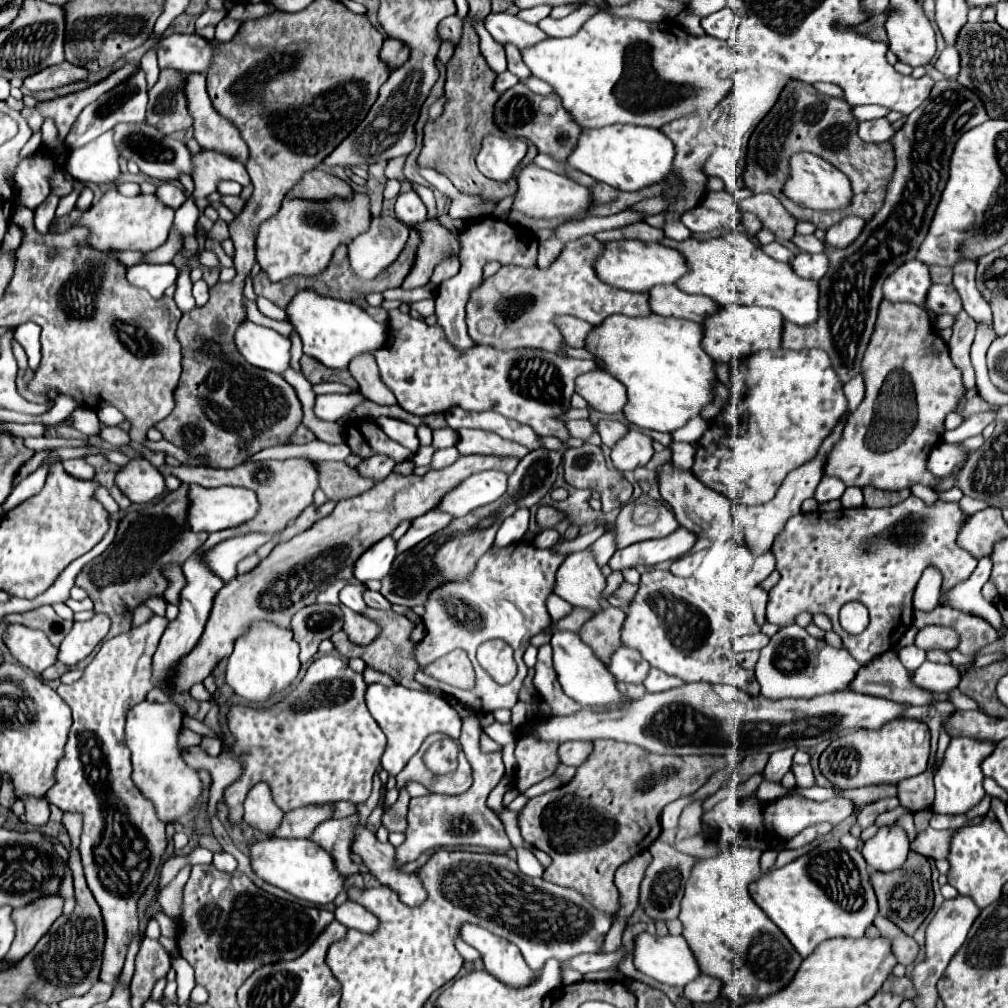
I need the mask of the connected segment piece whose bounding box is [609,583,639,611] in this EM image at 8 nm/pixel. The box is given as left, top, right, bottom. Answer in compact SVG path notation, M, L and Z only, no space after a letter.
M623 583L611 597L609 597L609 603L611 605L615 605L615 607L619 607L619 609L627 609L629 607L629 603L635 599L635 593L637 593L637 585L631 585L631 583Z

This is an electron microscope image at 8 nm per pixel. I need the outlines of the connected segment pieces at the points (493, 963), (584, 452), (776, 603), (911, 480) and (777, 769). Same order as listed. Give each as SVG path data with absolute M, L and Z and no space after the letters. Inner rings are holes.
M463 923L459 931L461 939L481 953L485 969L493 973L499 981L505 981L513 987L529 985L529 981L533 981L535 971L527 967L523 955L511 941L505 941L491 931L471 923Z
M583 443L577 449L565 451L563 463L567 483L575 481L577 489L595 489L601 495L605 511L623 507L631 499L631 483L617 469L607 467L601 447Z
M915 495L893 507L857 507L839 509L837 513L813 511L791 517L771 549L781 579L769 591L767 621L785 627L793 625L799 613L825 613L833 621L833 629L841 635L847 651L861 665L867 665L897 645L903 635L899 629L903 615L907 615L905 631L907 625L911 627L913 591L927 565L941 569L943 591L969 577L977 567L977 559L955 543L961 521L965 519L967 515L961 513L957 503L937 501L933 507L927 507ZM847 601L861 601L869 609L871 623L859 635L847 633L839 623L839 609Z
M881 301L875 331L865 351L861 371L865 373L865 399L857 413L849 417L843 429L841 441L833 447L827 457L825 475L835 475L851 487L873 485L877 489L911 489L915 483L933 487L941 481L927 469L929 453L939 445L945 433L945 417L955 411L959 401L965 397L965 385L961 371L953 365L947 343L933 329L929 313L915 303L891 303Z
M787 747L787 749L781 749L781 751L773 753L765 771L763 771L765 779L767 781L781 781L781 777L789 771L795 753L797 753L797 747Z

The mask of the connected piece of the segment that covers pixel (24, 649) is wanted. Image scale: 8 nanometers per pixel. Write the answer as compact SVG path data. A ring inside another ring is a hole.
M9 625L3 635L13 657L33 673L41 675L57 661L57 647L49 643L45 633L25 625Z

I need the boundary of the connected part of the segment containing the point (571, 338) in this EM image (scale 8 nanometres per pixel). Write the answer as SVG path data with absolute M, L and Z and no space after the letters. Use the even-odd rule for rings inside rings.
M561 317L561 333L571 347L585 347L587 335L593 331L593 327L585 321L579 321L577 317Z

